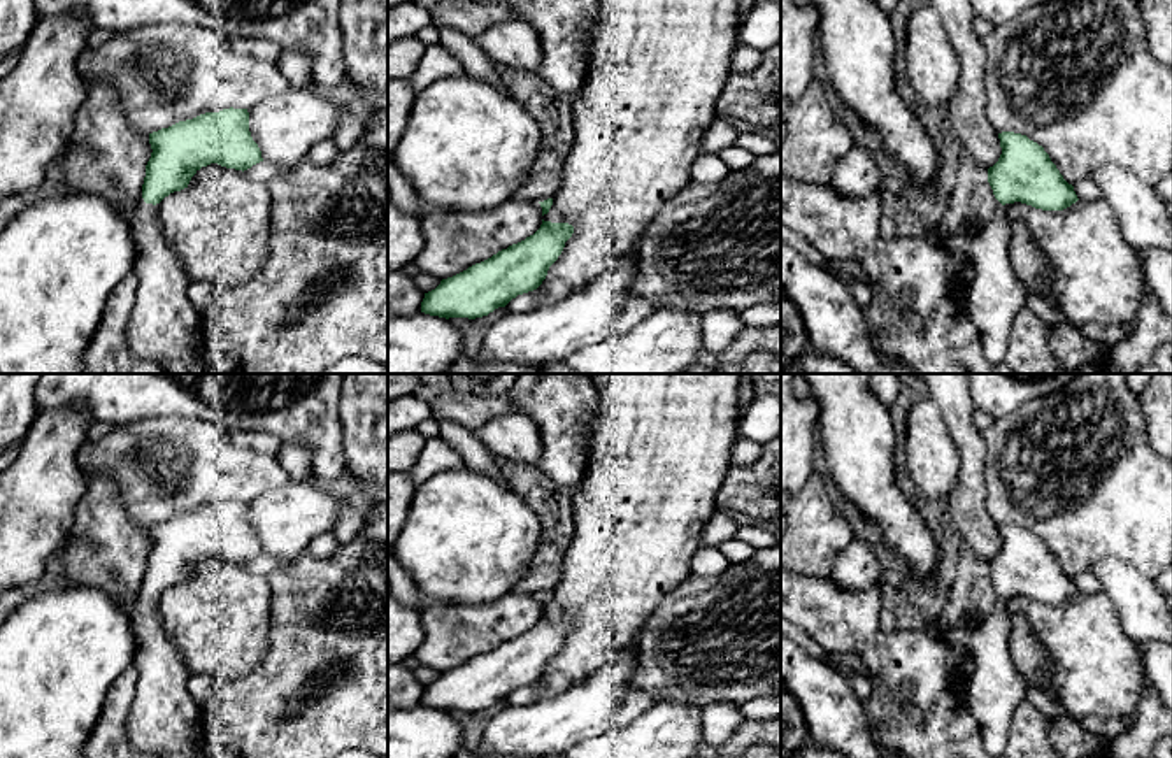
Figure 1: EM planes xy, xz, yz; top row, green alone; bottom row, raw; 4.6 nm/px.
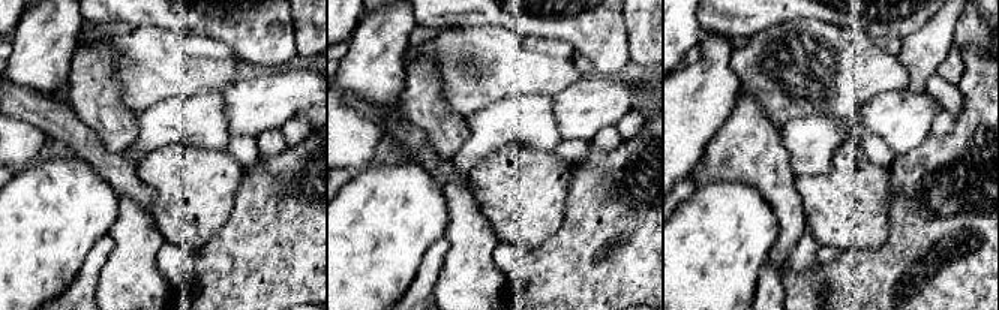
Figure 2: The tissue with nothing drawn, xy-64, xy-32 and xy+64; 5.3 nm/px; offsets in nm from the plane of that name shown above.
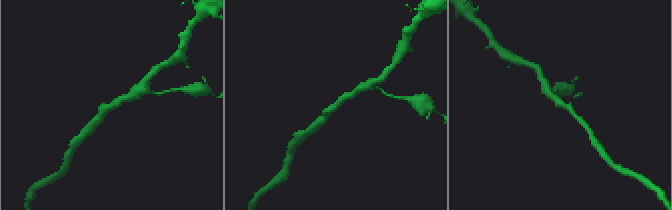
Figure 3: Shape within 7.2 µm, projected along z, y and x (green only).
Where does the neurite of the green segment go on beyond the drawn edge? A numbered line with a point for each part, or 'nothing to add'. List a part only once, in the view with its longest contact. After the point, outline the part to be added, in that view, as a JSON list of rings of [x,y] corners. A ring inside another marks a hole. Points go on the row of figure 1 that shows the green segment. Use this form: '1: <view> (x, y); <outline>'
1: xy (164, 328); [[[156,205],[137,207],[128,221],[139,279],[126,326],[130,353],[168,374],[207,374],[200,358],[200,311],[186,297],[191,279],[165,239]]]

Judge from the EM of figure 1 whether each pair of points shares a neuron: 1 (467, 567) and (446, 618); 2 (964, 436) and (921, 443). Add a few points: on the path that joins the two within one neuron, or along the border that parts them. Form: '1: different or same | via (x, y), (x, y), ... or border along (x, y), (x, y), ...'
1: different | border along (492, 600), (441, 606)
2: different | border along (932, 400), (957, 450), (958, 478)

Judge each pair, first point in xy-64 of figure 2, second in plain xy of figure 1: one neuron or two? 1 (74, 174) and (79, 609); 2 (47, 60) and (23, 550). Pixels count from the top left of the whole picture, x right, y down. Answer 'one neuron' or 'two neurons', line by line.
1: one neuron
2: one neuron

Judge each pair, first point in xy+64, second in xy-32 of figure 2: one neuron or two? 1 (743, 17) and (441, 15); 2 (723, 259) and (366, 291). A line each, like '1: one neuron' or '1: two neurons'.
1: one neuron
2: one neuron

